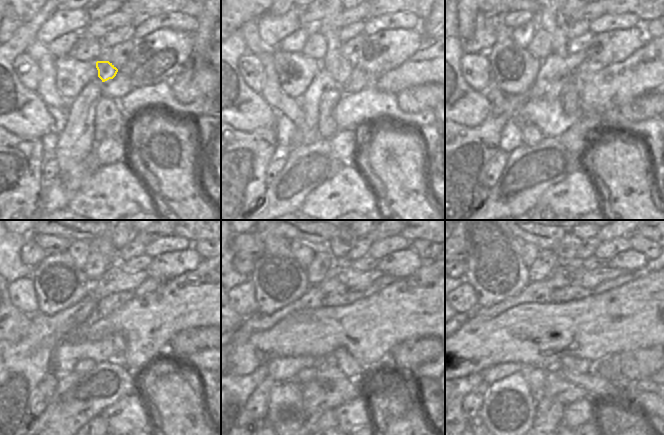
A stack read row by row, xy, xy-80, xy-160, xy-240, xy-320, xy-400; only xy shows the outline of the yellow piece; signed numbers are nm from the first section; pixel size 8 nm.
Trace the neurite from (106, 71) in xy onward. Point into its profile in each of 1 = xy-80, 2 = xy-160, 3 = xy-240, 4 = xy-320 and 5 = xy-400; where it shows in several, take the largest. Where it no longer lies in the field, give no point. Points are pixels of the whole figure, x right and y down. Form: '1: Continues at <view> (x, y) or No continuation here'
1: Continues at xy-80 (334, 62)
2: Continues at xy-160 (550, 17)
3: Continues at xy-240 (103, 244)
4: Continues at xy-320 (341, 357)
5: Continues at xy-400 (574, 364)

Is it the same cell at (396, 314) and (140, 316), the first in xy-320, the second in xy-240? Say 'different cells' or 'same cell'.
same cell

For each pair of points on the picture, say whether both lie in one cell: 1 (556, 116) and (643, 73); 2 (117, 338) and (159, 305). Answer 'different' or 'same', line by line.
1: different
2: different

